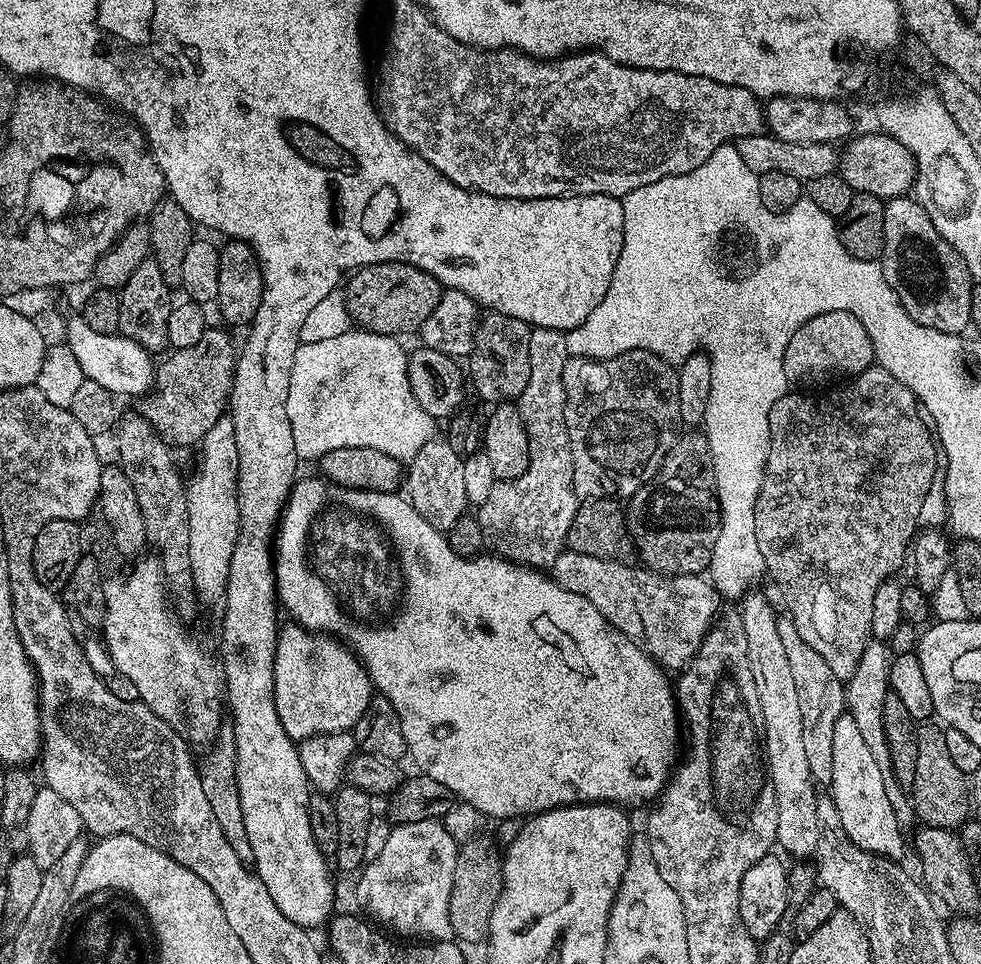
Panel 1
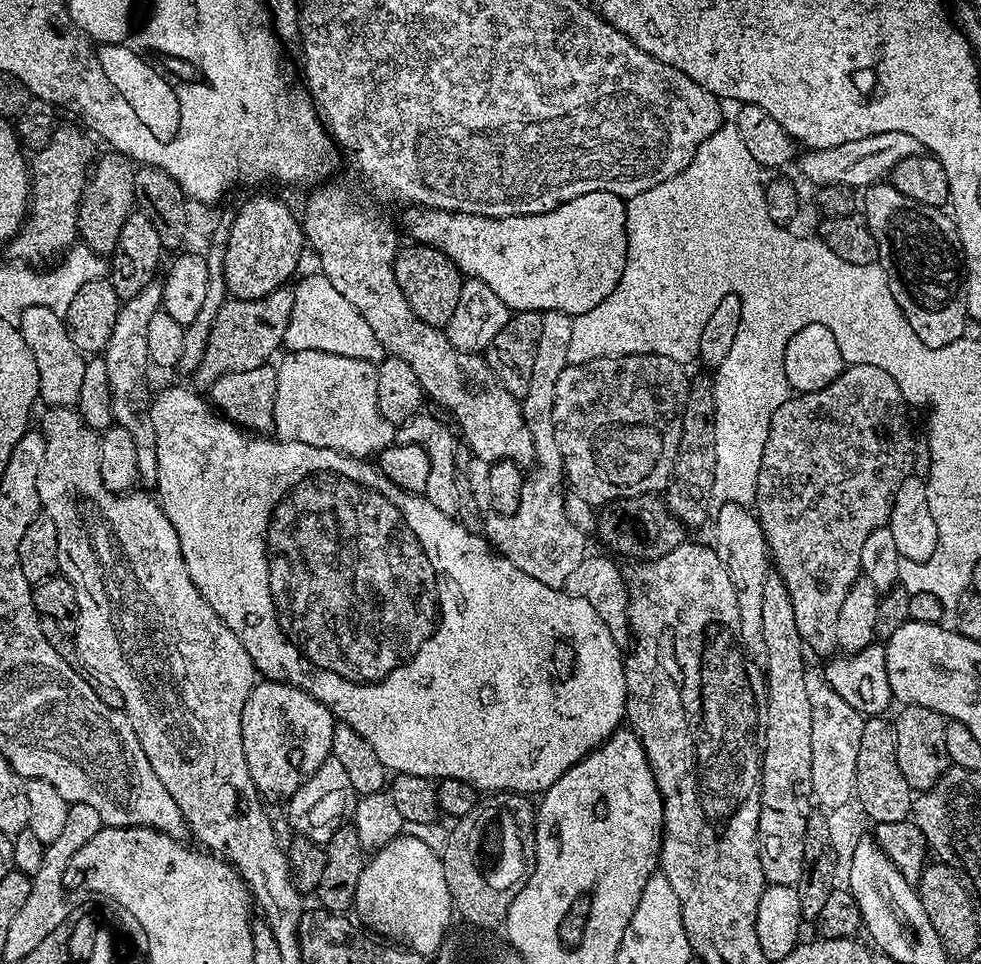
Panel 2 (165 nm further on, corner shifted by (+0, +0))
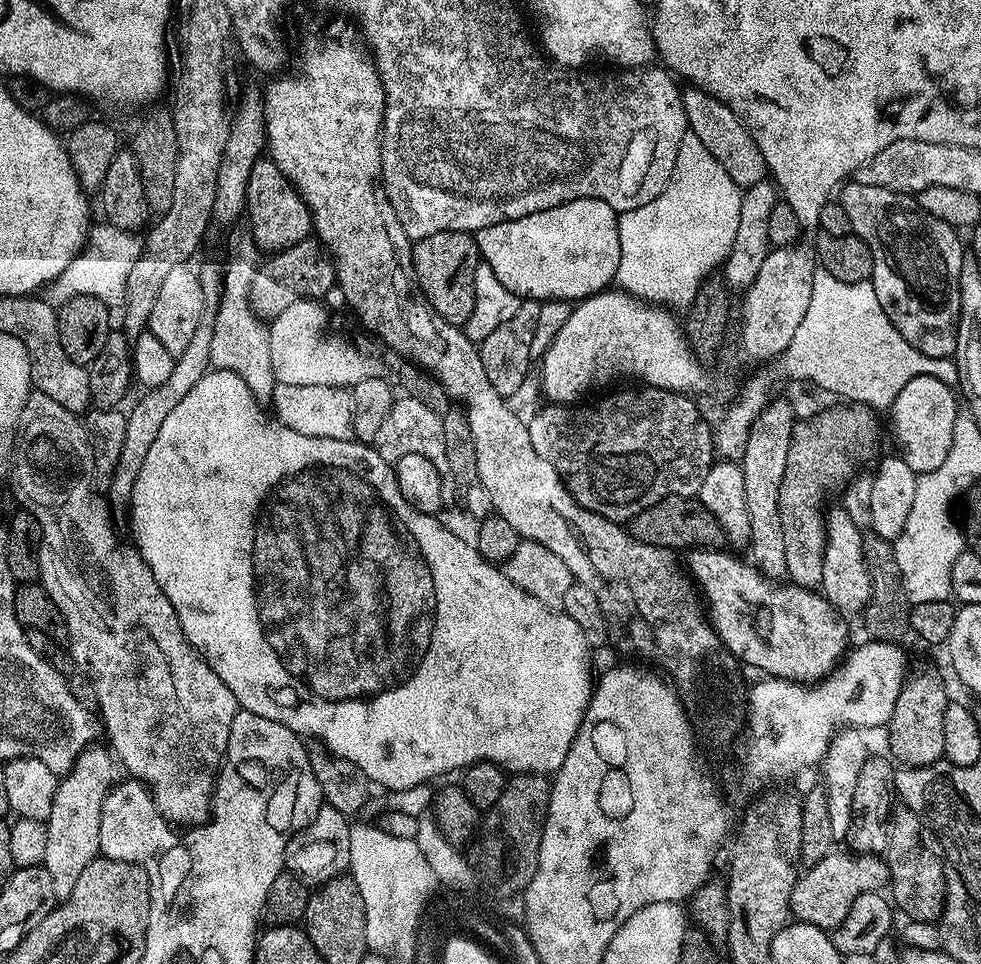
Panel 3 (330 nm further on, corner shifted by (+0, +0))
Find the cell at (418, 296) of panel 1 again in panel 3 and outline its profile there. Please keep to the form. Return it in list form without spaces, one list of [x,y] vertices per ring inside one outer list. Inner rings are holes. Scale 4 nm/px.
[[[439,232],[415,241],[412,245],[412,265],[416,280],[428,305],[446,322],[462,326],[474,310],[474,270],[482,263],[475,235],[467,232]]]

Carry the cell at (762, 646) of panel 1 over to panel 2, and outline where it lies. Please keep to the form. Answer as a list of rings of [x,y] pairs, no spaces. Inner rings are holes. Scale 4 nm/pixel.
[[[727,502],[721,503],[719,505],[720,509],[715,509],[714,512],[714,520],[716,516],[716,541],[714,541],[714,547],[716,549],[716,553],[718,554],[718,558],[722,562],[722,566],[726,566],[726,574],[730,574],[730,582],[734,586],[734,595],[738,598],[738,622],[740,623],[740,629],[742,630],[742,643],[744,644],[744,648],[748,651],[749,657],[753,661],[760,662],[763,661],[764,655],[766,654],[766,642],[762,638],[762,589],[763,585],[766,582],[766,578],[768,577],[770,571],[770,557],[768,554],[768,543],[764,541],[764,535],[762,534],[762,530],[760,529],[760,521],[756,519],[755,515],[745,505],[742,504],[729,504]]]

